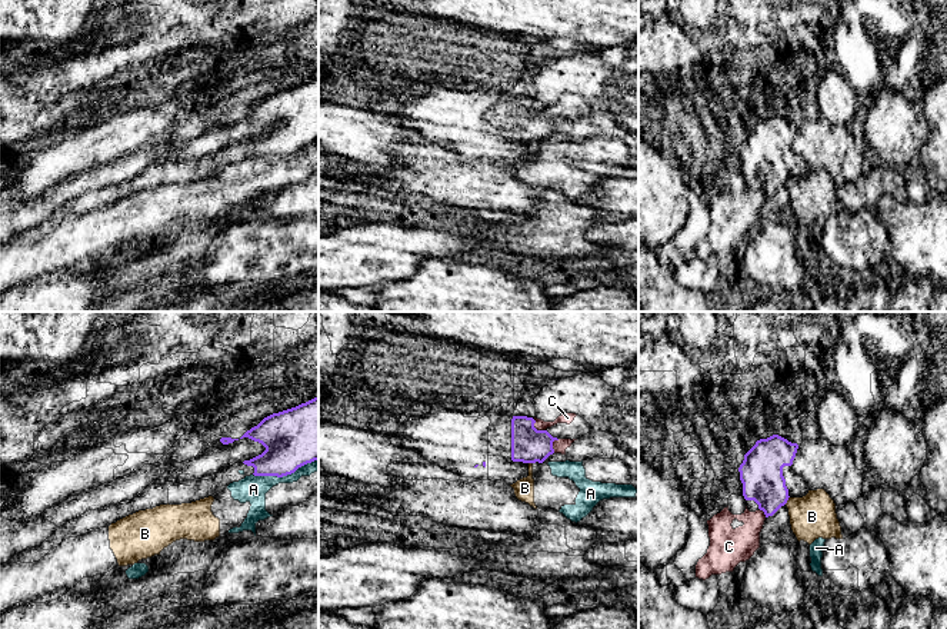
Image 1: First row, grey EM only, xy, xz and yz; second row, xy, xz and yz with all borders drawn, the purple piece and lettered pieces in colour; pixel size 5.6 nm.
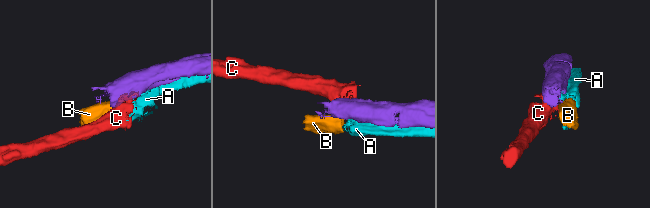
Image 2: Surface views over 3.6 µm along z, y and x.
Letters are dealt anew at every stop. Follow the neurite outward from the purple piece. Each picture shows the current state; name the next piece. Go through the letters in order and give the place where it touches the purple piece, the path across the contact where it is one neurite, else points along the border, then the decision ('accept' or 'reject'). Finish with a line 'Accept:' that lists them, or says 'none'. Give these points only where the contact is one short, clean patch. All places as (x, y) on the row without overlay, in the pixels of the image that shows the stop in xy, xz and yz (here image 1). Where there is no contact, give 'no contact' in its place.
A: xy (284, 155) | reject
B: yz (787, 179) | along yz (789, 176), (784, 183) | reject
C: xz (534, 107) | along xz (533, 99), (534, 106), (544, 110) | reject
Accept: none

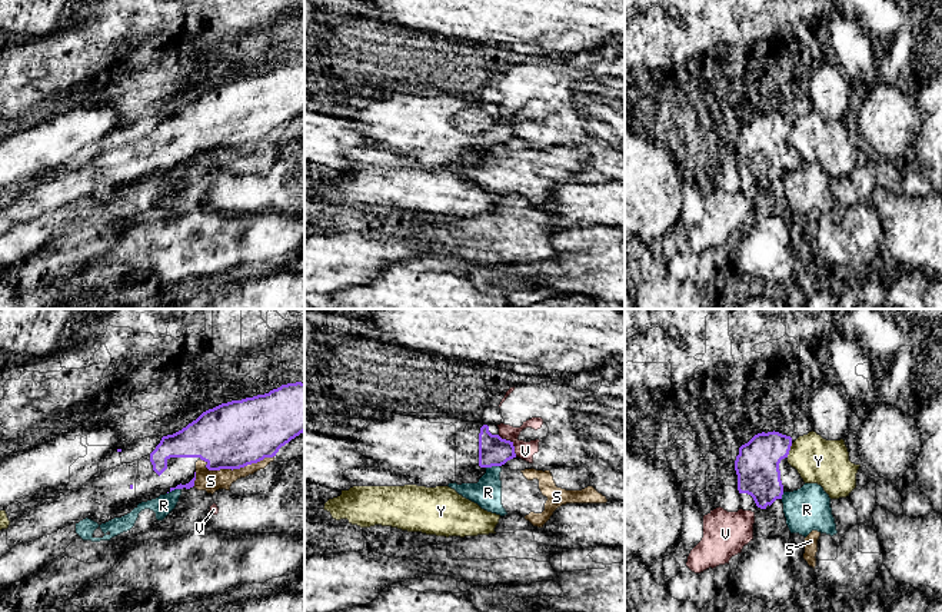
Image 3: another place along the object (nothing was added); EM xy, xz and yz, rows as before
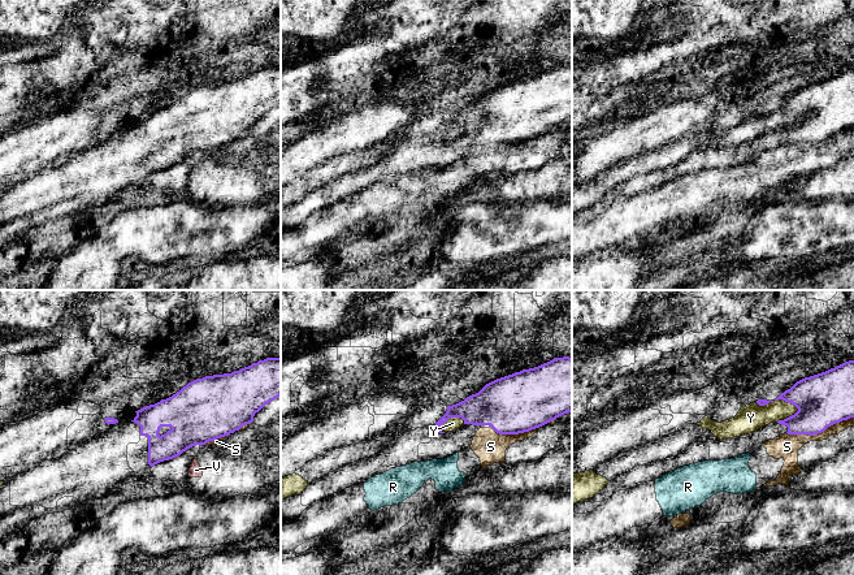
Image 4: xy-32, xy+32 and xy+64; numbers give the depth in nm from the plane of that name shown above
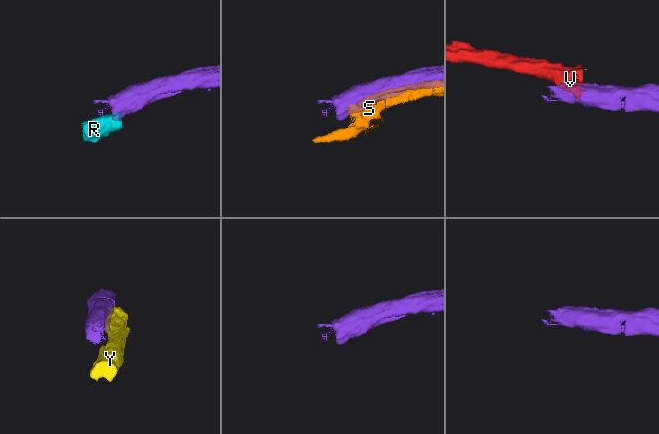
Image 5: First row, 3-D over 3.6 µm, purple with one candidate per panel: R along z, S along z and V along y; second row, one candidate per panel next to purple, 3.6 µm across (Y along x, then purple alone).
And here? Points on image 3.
R: xz (492, 145) | along xz (499, 145), (486, 147) | reject
S: xy (236, 147) | reject
V: xz (511, 122) | along xz (498, 115), (512, 123), (516, 135) | reject
Y: yz (789, 129) | reject
Accept: none

